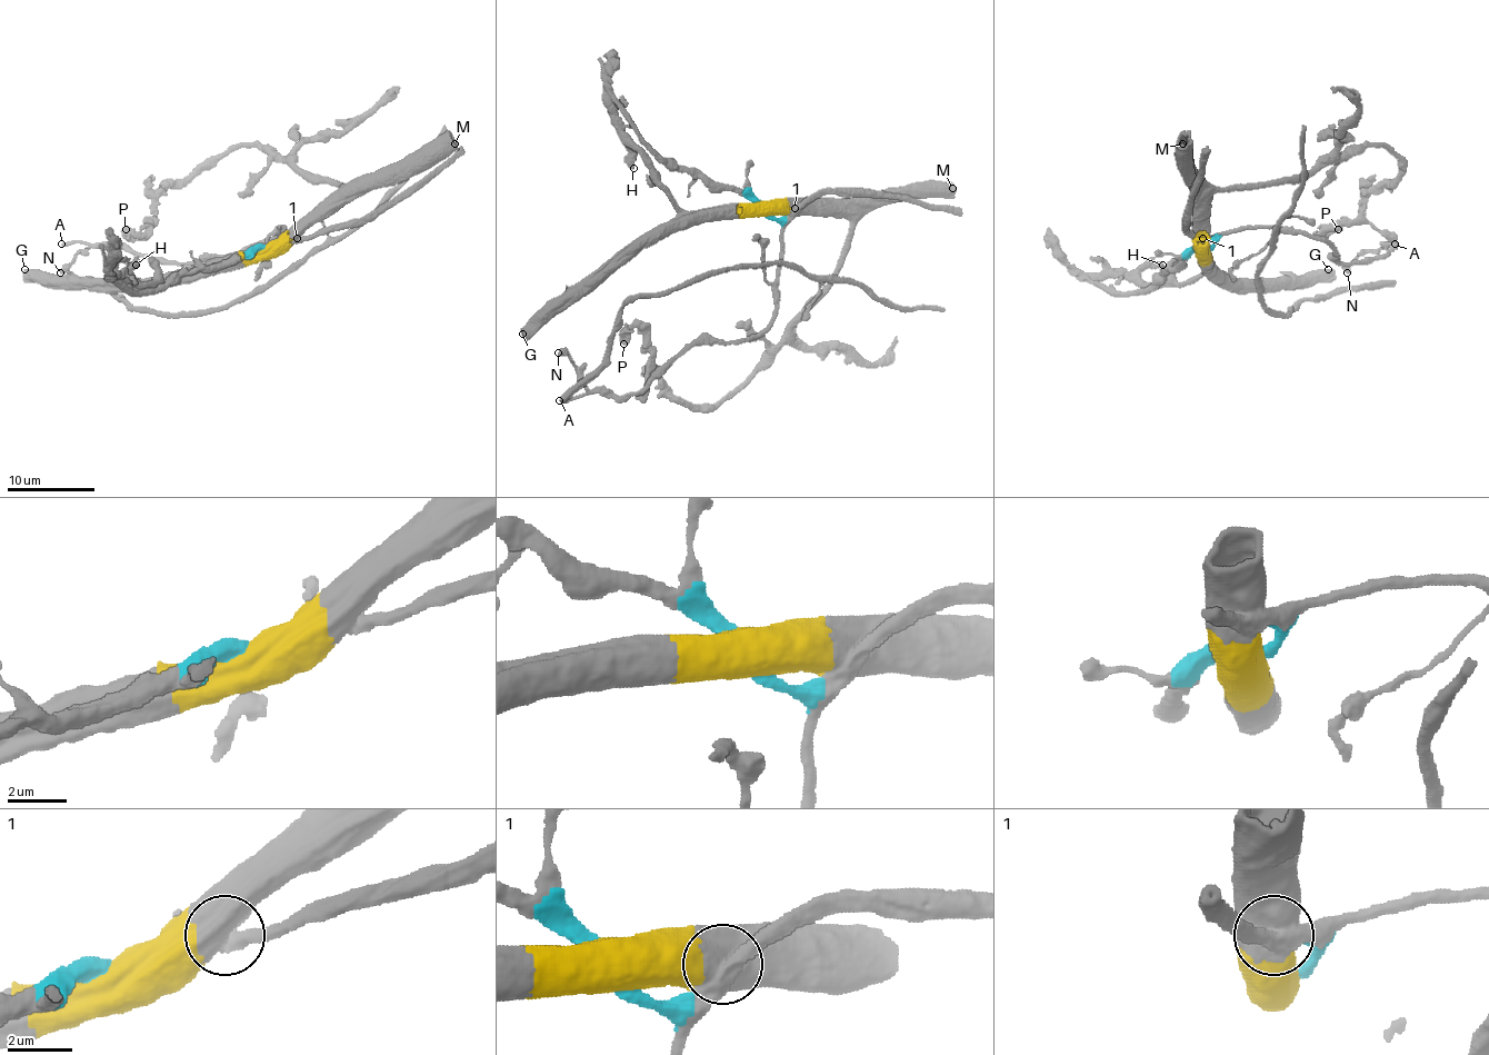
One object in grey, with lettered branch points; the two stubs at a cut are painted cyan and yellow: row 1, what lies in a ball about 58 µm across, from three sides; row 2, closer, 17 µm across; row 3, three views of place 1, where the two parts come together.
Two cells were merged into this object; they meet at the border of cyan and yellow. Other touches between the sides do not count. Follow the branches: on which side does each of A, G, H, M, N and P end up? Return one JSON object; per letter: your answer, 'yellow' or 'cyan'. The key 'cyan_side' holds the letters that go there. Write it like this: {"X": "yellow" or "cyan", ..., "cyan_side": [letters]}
{"A": "cyan", "G": "yellow", "H": "yellow", "M": "yellow", "N": "cyan", "P": "yellow", "cyan_side": ["A", "N"]}

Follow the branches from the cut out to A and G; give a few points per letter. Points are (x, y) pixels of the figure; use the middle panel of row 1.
A: (763, 208), (781, 226), (777, 311), (763, 329), (730, 342), (685, 347), (636, 392), (583, 392), (559, 399)
G: (763, 208), (732, 208), (645, 235), (561, 294), (521, 334)

